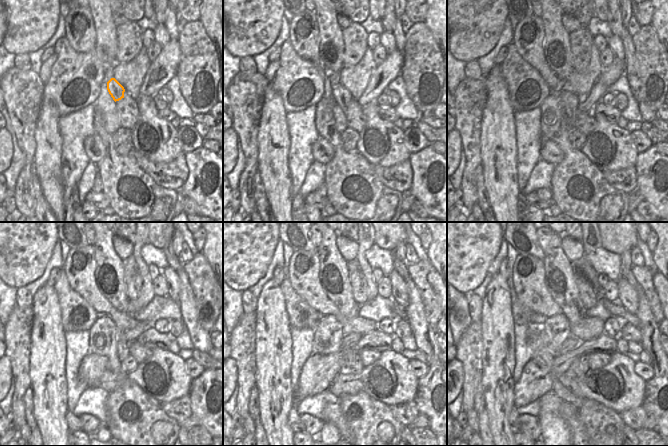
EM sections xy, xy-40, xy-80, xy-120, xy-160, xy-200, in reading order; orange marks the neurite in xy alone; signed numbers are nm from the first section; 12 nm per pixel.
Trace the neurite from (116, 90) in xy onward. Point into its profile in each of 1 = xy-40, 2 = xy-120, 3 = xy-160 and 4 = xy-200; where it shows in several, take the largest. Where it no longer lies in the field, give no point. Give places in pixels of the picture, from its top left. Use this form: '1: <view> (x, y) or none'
1: xy-40 (342, 97)
2: xy-120 (123, 352)
3: xy-160 (348, 360)
4: xy-200 (575, 366)

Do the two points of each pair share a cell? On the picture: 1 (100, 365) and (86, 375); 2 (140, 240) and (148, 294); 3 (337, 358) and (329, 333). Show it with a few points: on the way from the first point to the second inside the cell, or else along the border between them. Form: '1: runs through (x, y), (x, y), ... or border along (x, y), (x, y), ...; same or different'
1: runs through (97, 365), (89, 372); same
2: runs through (137, 253), (147, 281); same
3: border along (339, 350), (328, 354), (312, 354); different

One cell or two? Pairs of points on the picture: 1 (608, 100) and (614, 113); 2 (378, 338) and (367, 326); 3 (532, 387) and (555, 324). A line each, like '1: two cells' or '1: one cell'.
1: two cells
2: two cells
3: two cells

